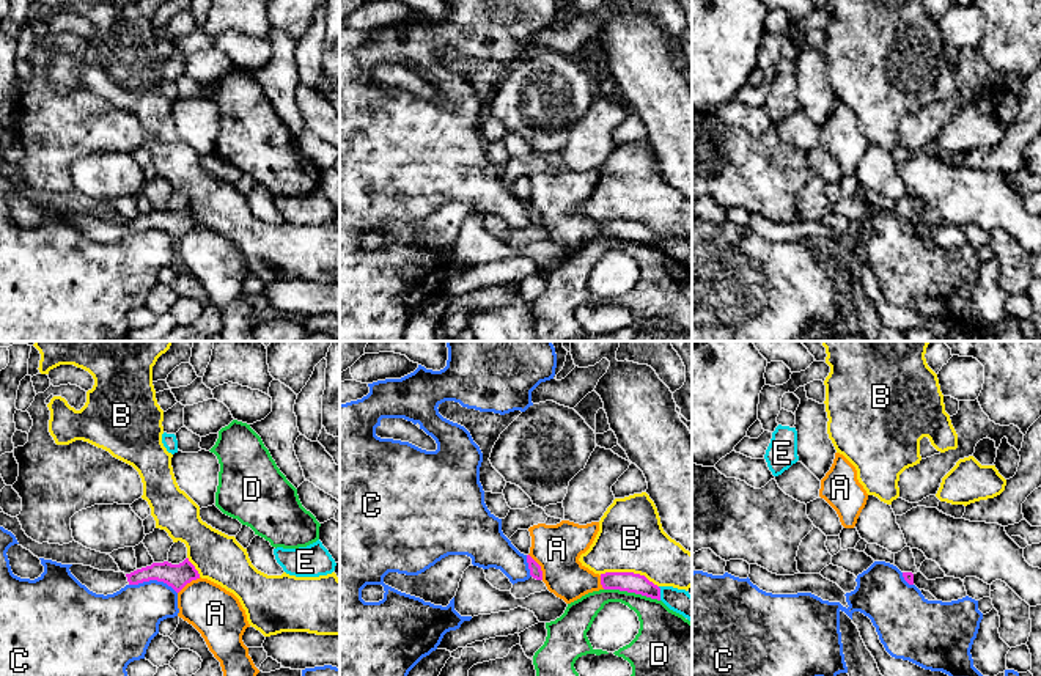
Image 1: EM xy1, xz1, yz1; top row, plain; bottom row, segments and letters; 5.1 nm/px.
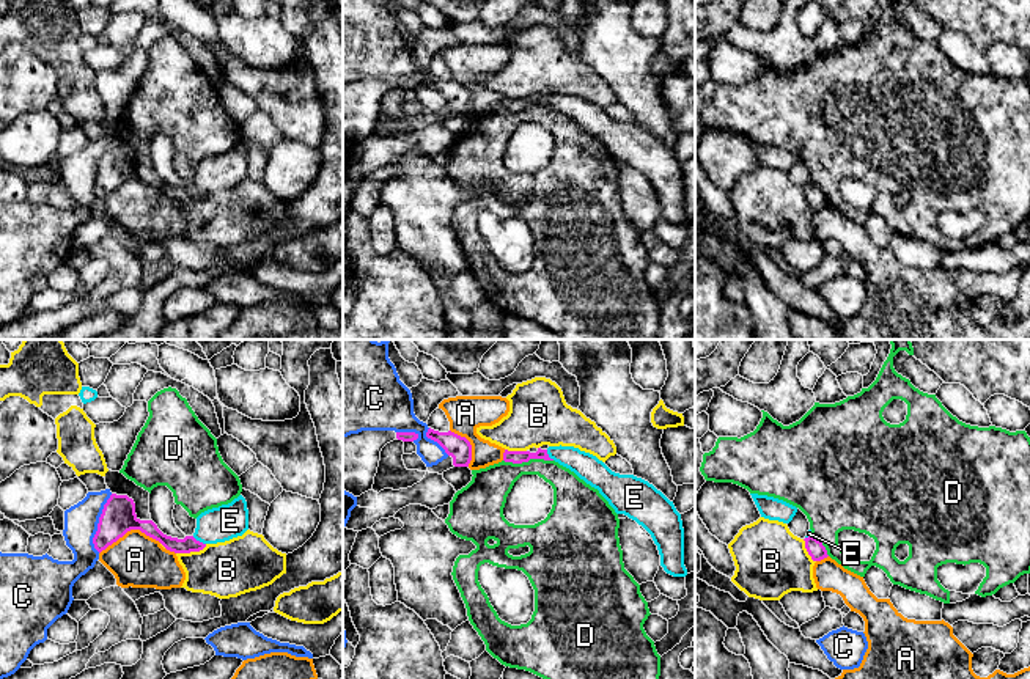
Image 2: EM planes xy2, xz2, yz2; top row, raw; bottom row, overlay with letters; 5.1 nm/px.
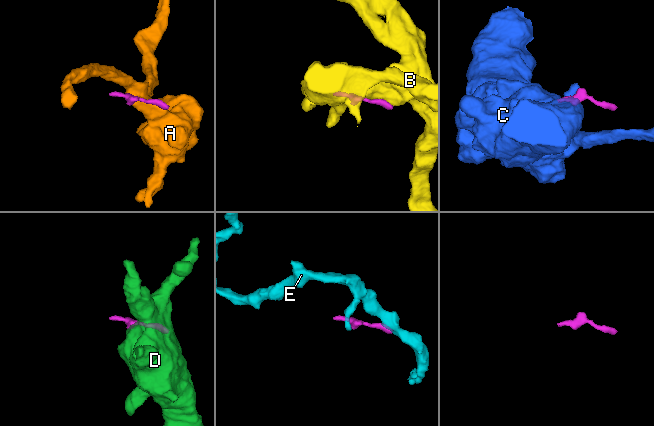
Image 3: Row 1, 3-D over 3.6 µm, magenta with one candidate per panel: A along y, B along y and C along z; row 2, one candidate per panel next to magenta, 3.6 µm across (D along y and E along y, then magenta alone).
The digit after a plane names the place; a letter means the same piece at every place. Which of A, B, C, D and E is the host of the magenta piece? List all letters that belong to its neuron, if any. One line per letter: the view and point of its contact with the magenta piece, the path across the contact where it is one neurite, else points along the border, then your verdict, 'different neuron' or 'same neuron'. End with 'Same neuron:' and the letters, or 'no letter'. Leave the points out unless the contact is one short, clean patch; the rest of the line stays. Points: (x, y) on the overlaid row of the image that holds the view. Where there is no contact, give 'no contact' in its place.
A: contact xy2 (129, 530); different neuron
B: contact xz1 (629, 573); different neuron
C: contact xy2 (98, 524); border xy2 (112, 494), (104, 505), (93, 538), (93, 547), (98, 552); different neuron
D: contact xz1 (632, 591); different neuron
E: contact xz1 (659, 593); border xz1 (658, 587), (661, 599); different neuron
Same neuron: no letter

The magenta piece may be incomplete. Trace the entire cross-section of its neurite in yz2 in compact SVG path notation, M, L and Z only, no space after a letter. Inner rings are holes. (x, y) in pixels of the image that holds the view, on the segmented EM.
M808 536L804 541L805 541L805 549L813 561L821 561L829 556L822 542L818 541L816 538Z

